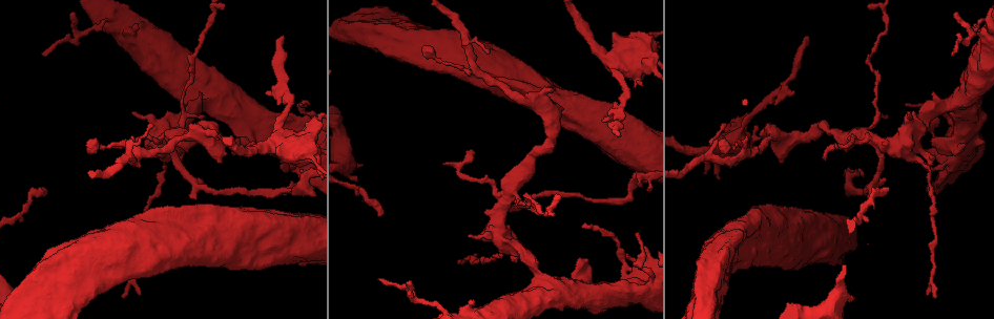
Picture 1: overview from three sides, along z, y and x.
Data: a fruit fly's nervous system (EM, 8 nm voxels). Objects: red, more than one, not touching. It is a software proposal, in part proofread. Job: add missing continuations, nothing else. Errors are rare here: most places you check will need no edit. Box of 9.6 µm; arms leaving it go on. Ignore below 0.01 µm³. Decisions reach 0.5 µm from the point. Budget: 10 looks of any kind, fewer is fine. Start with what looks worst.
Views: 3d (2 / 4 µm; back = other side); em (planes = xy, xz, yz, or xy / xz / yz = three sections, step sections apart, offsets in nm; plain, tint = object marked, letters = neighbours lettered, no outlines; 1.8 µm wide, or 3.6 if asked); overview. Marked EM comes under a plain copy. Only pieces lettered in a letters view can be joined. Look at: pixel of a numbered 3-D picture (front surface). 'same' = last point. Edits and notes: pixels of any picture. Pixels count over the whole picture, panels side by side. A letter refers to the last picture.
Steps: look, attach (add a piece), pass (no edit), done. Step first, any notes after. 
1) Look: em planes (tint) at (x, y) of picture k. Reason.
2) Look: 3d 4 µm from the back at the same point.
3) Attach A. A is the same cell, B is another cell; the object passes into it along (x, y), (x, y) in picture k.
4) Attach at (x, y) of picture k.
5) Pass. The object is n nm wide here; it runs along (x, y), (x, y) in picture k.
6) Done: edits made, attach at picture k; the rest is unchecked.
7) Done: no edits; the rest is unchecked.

Look: 3d 4 µm at (380, 216) of picture 1. Thin end.

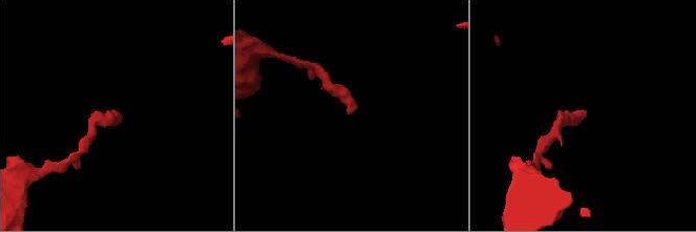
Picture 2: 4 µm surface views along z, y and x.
Look: em 3.6 µm planes (tint) at (350, 113) of picture 2.

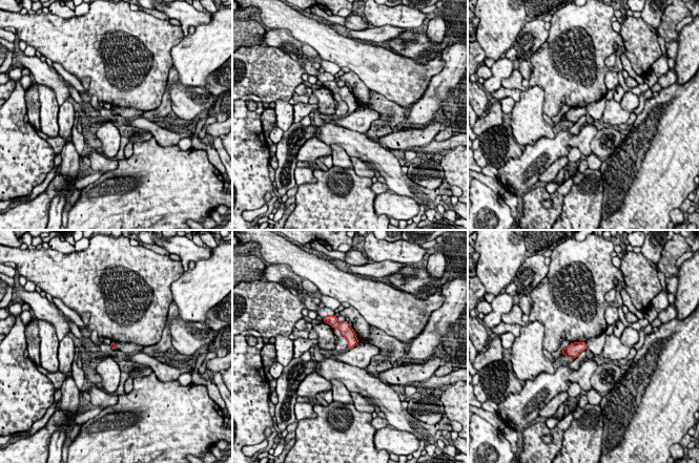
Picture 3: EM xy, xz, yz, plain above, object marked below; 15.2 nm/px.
Look: em 3.6 µm planes (letters) at the same point. What lies round it.

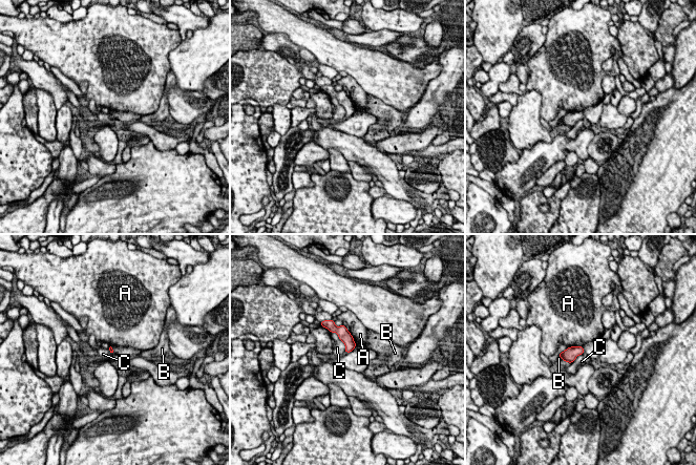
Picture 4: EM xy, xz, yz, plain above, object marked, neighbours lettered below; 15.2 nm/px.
Pass. A, B and C are other cells; none of them fits.

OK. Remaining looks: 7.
Look: 3d 4 µm at (620, 135) of picture 1. Branch stops here.

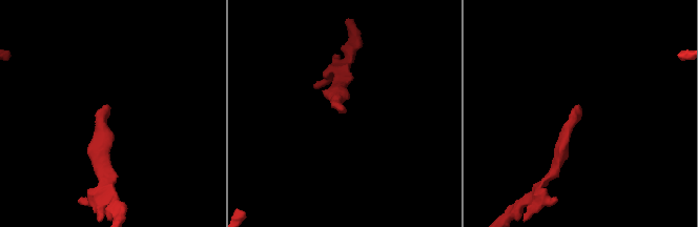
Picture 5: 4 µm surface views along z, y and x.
Look: em planes (tint) at (577, 105) of picture 5. Need the tissue.

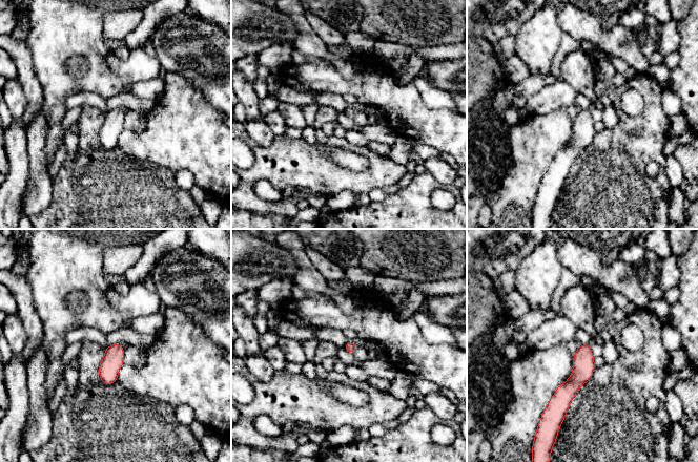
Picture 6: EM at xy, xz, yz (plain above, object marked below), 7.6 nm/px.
Look: em planes (letters) at the same point.

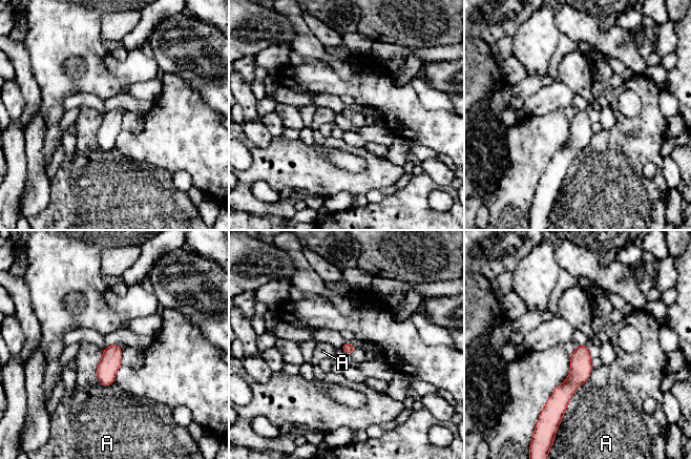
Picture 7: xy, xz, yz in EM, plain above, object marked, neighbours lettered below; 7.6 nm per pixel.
Pass. A is another cell; it runs along (584, 348), (560, 407) in picture 7; no lettered piece goes on from it.

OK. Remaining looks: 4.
Look: 3d 2 µm at (167, 137) of picture 1. Calibre changes.

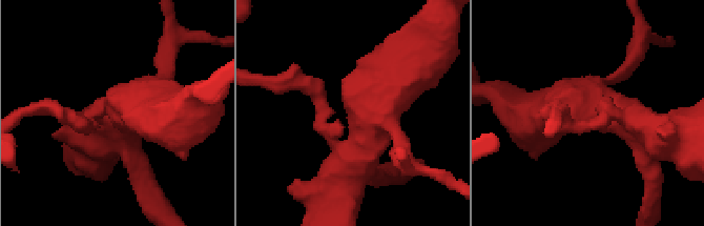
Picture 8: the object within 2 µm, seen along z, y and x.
Look: em planes (tint) at (363, 140) of picture 8. Need the tissue.

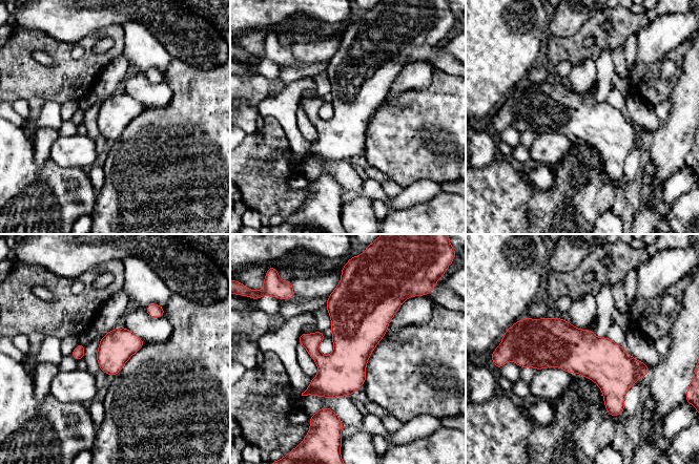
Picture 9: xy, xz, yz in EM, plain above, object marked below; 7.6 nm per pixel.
Look: em planes (letters) at the same point. See the neighbours.

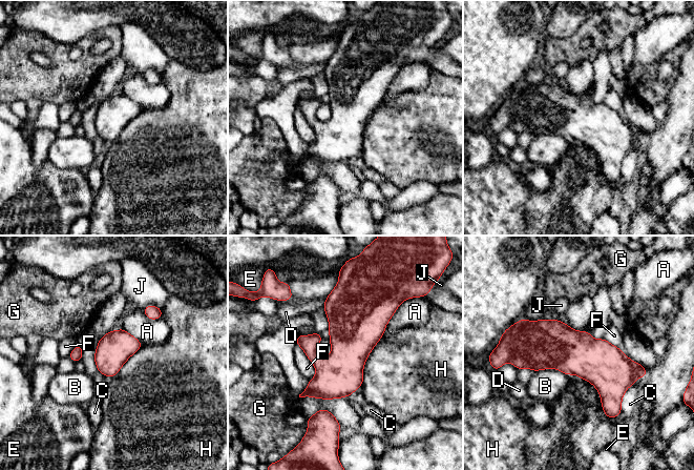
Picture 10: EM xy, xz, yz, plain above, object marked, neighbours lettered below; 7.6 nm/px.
Pass. A, B, C, D, E, F, G, H and J are other cells; it runs along (518, 348), (642, 369) in picture 10; no lettered piece goes on from it.

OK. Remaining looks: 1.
Done: no edits; the rest is unchecked.

